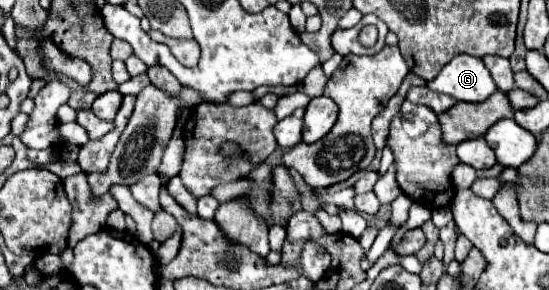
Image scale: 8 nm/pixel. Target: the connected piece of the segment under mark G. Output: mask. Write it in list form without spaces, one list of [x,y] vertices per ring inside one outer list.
[[[470,54],[452,58],[452,62],[448,62],[426,86],[462,102],[482,102],[498,90],[484,62]]]

